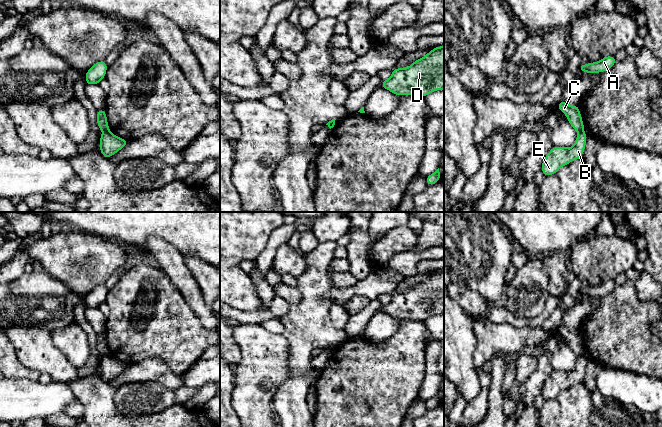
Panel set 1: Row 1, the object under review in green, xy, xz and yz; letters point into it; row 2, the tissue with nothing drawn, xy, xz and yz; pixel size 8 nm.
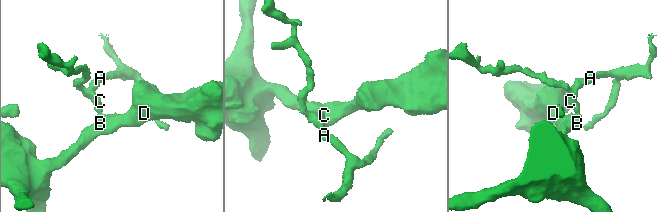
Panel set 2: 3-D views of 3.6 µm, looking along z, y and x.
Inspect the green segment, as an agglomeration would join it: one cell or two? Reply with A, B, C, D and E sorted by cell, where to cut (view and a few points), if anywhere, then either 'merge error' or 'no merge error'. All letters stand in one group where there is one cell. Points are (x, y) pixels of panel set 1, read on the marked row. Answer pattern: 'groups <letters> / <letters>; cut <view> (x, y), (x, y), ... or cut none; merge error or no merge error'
groups A C / B D E; cut yz (583, 129), (578, 132); merge error

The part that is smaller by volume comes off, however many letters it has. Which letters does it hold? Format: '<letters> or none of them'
A, C

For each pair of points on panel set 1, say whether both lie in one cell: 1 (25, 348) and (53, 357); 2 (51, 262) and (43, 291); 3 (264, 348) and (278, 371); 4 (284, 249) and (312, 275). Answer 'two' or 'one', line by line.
1: one
2: two
3: one
4: two

